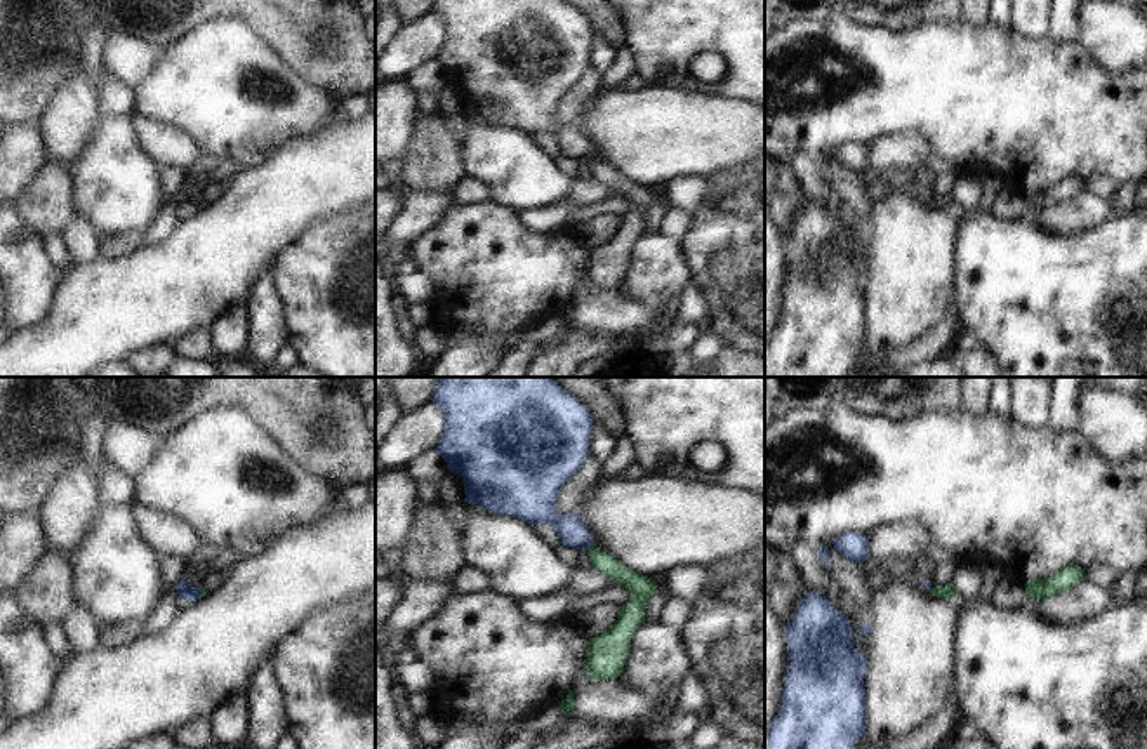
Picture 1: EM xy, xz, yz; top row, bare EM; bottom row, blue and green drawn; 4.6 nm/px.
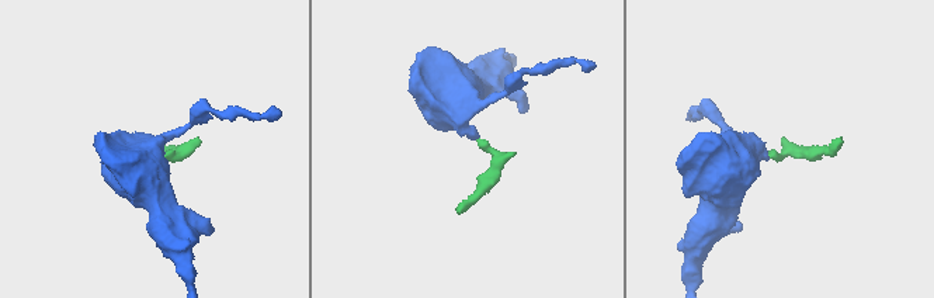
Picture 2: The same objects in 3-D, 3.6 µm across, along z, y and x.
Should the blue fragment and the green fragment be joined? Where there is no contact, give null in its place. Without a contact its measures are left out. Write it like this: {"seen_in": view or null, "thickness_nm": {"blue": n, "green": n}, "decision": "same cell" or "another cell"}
{"seen_in": "xz", "thickness_nm": {"blue": 130, "green": 90}, "decision": "another cell"}

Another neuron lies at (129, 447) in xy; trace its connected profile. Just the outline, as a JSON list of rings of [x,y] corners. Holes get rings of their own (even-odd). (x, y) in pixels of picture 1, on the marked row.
[[[111,421],[103,431],[103,457],[134,476],[160,443],[162,438],[148,426]]]

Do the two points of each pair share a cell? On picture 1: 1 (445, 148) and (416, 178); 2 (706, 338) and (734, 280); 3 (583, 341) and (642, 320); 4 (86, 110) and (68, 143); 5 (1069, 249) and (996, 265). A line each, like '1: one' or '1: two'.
1: one
2: two
3: two
4: one
5: one

